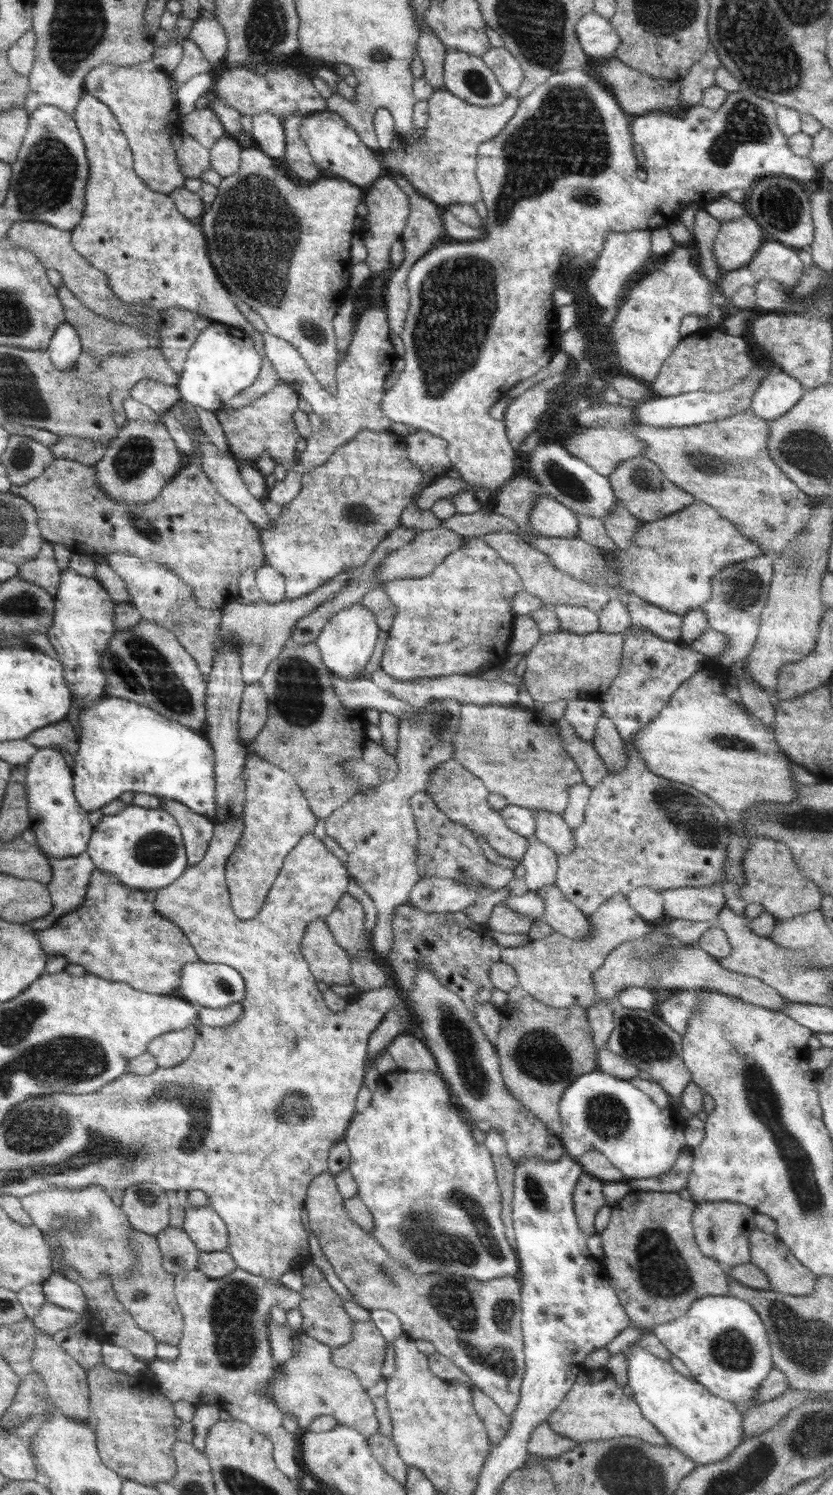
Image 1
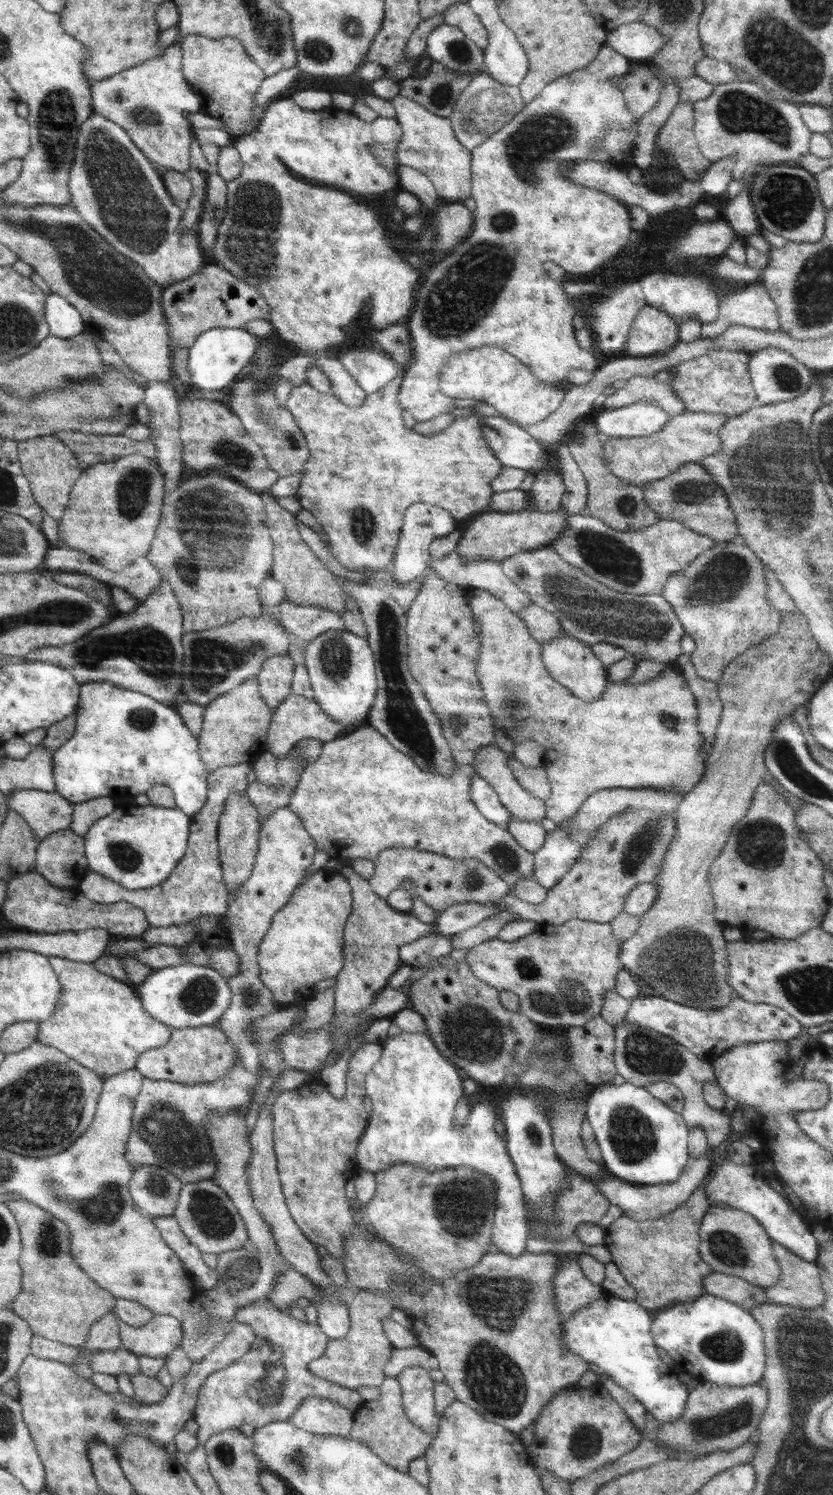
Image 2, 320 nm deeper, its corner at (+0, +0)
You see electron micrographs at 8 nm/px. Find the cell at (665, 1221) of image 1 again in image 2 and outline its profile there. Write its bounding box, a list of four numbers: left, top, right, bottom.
[605,1155,719,1311]

